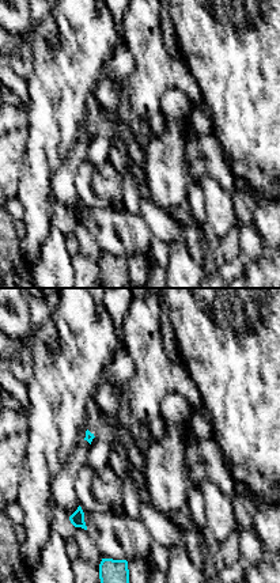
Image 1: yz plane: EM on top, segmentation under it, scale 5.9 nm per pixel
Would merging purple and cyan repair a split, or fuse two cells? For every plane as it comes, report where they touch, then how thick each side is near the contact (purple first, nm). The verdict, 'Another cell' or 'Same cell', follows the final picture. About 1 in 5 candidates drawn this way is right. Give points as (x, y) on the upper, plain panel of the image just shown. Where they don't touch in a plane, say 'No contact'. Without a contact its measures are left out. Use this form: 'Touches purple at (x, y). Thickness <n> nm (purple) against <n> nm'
No contact

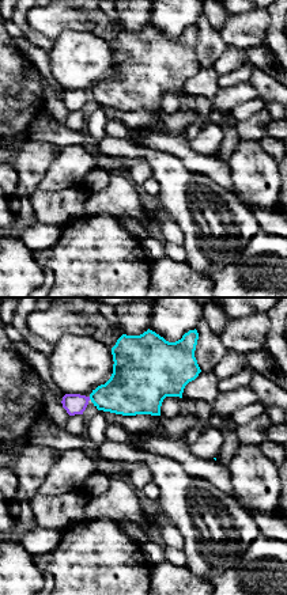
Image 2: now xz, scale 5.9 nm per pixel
No contact

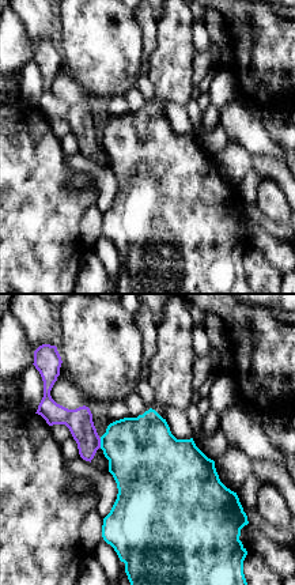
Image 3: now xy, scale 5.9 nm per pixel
Touches purple at (99, 138). Thickness 150 nm (purple) against 400 nm

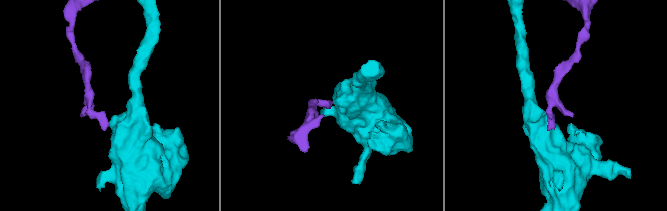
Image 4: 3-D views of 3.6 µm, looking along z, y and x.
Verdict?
Another cell

